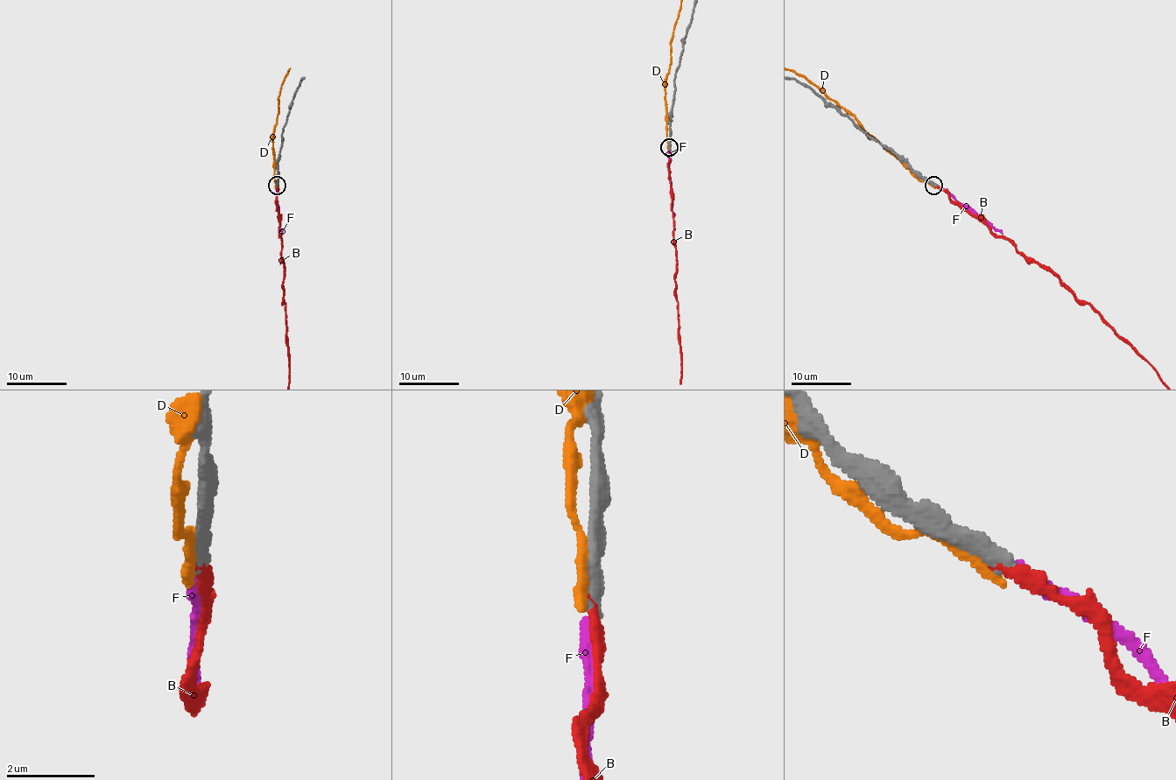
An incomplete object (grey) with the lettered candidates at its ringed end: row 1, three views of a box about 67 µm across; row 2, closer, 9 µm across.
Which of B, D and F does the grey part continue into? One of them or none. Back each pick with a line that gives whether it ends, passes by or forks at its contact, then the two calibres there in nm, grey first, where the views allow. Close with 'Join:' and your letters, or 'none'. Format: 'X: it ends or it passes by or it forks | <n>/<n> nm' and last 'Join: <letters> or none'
B: it ends | 320/240 nm
Join: B

